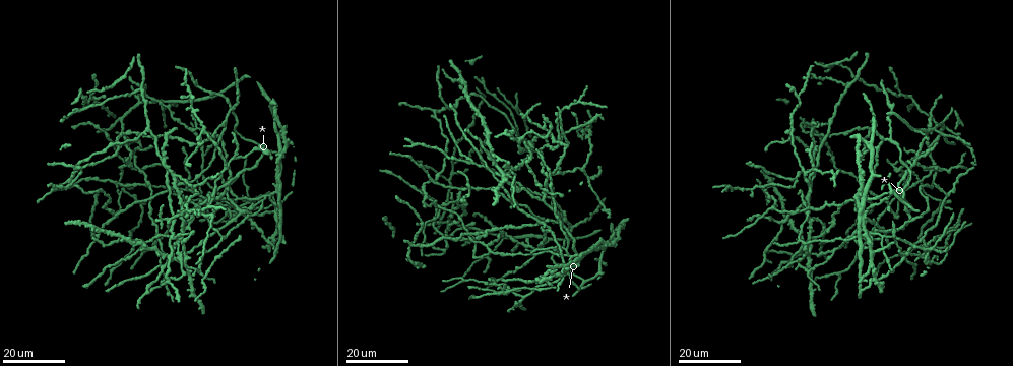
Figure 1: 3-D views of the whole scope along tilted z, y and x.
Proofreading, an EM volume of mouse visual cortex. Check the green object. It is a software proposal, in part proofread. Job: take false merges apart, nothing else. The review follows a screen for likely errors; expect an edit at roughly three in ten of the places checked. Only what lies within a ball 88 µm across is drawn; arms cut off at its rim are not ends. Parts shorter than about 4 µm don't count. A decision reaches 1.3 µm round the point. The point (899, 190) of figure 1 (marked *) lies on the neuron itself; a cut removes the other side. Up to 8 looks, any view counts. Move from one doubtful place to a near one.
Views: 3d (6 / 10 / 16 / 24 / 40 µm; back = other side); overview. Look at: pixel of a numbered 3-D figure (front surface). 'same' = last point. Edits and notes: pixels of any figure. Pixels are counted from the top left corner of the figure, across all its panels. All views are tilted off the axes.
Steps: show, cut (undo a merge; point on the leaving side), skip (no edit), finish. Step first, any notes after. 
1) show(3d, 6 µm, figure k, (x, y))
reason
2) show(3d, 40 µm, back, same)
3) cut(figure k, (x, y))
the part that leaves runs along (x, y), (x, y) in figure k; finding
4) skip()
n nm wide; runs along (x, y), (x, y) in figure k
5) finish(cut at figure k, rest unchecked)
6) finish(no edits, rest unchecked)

show(3d, 24 µm, figure 1, (571, 257))
four-way junction

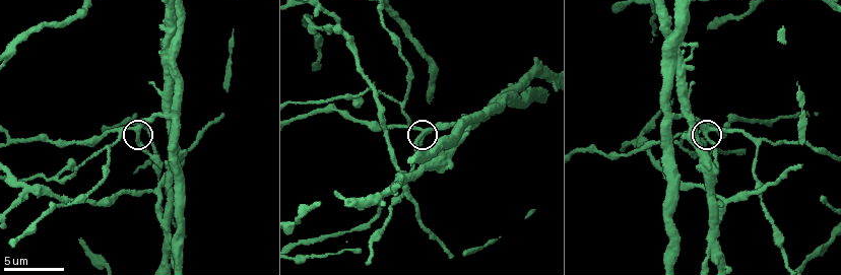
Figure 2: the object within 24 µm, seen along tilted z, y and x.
show(3d, 10 µm, figure 2, (706, 131))

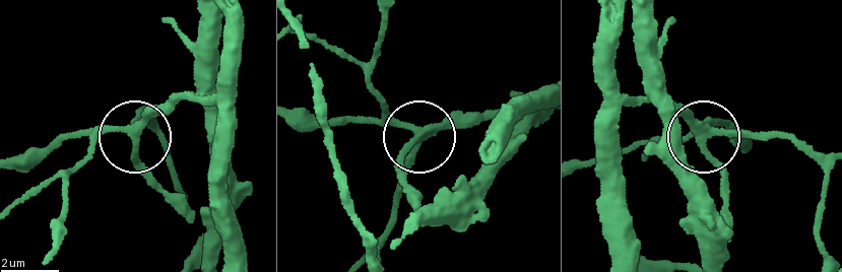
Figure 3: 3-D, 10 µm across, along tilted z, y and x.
skip()
4 arms; continuous, no second neuron

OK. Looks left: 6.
show(3d, 16 µm, figure 2, (772, 122))
a fork

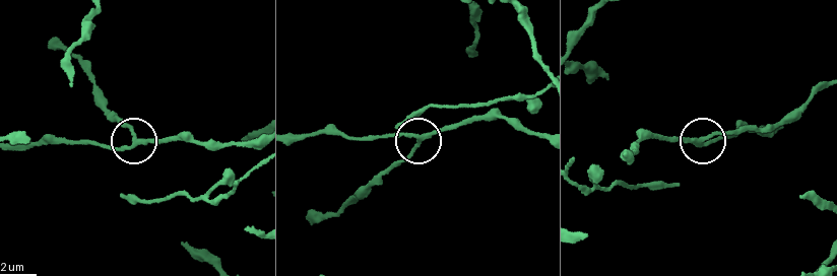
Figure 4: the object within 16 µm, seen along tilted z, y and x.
skip()
side arm 14 µm; 3 arms; all the same neuron

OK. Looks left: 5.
show(3d, 16 µm, figure 1, (946, 196))

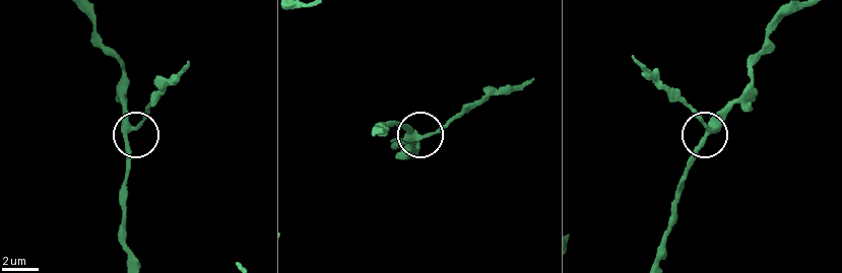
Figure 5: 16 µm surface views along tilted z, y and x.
show(3d, 10 µm, figure 5, (129, 125))

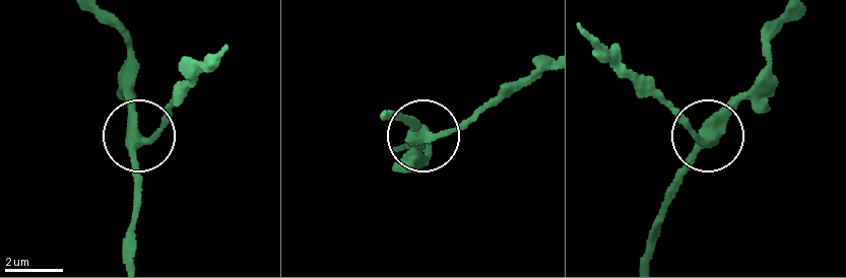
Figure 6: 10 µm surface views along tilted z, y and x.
skip()
340 nm wide; continuous, no second neuron

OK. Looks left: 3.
show(3d, 16 µm, figure 1, (495, 284))

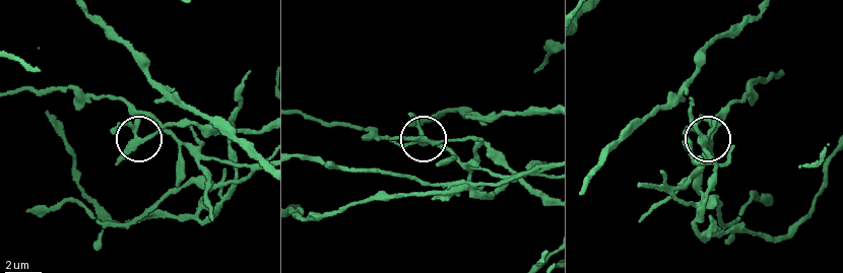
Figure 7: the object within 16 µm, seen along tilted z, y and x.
show(3d, 10 µm, figure 7, (148, 139))

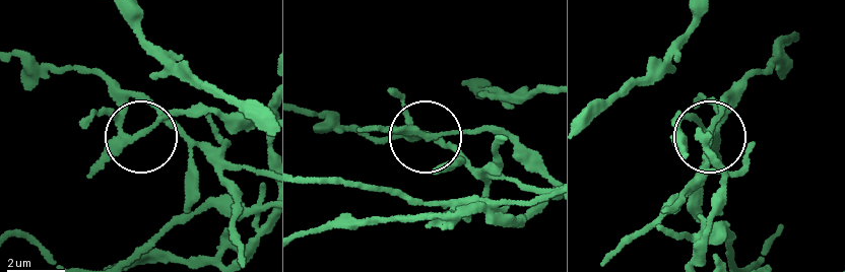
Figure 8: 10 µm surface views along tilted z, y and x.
cut(figure 8, (139, 93))
the part that leaves runs along (119, 132), (126, 104), (144, 98), (230, 159), (262, 171) in figure 8; two neurons meet here

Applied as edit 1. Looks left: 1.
finish(cut at figure 8, rest unchecked)

